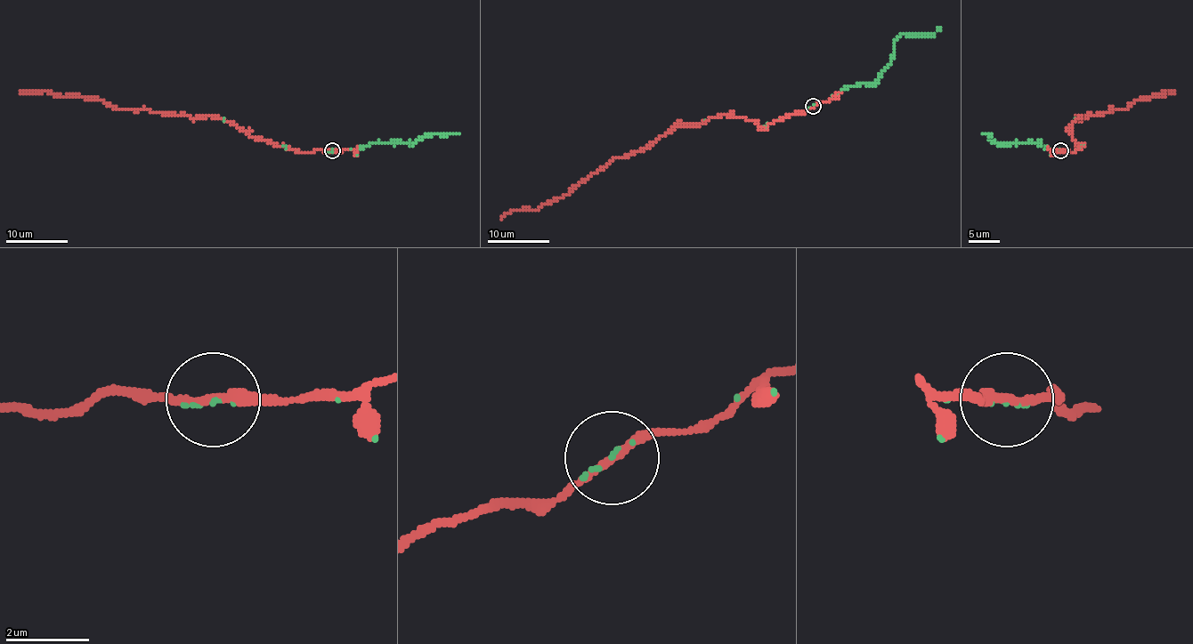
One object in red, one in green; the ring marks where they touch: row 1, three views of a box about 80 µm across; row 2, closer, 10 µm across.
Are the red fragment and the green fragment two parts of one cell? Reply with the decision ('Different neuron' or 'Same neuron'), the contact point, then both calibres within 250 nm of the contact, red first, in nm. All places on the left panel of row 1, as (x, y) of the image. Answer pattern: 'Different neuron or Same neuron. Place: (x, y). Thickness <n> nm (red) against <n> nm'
Same neuron. Place: (332, 150). Thickness 200 nm (red) against 70 nm

